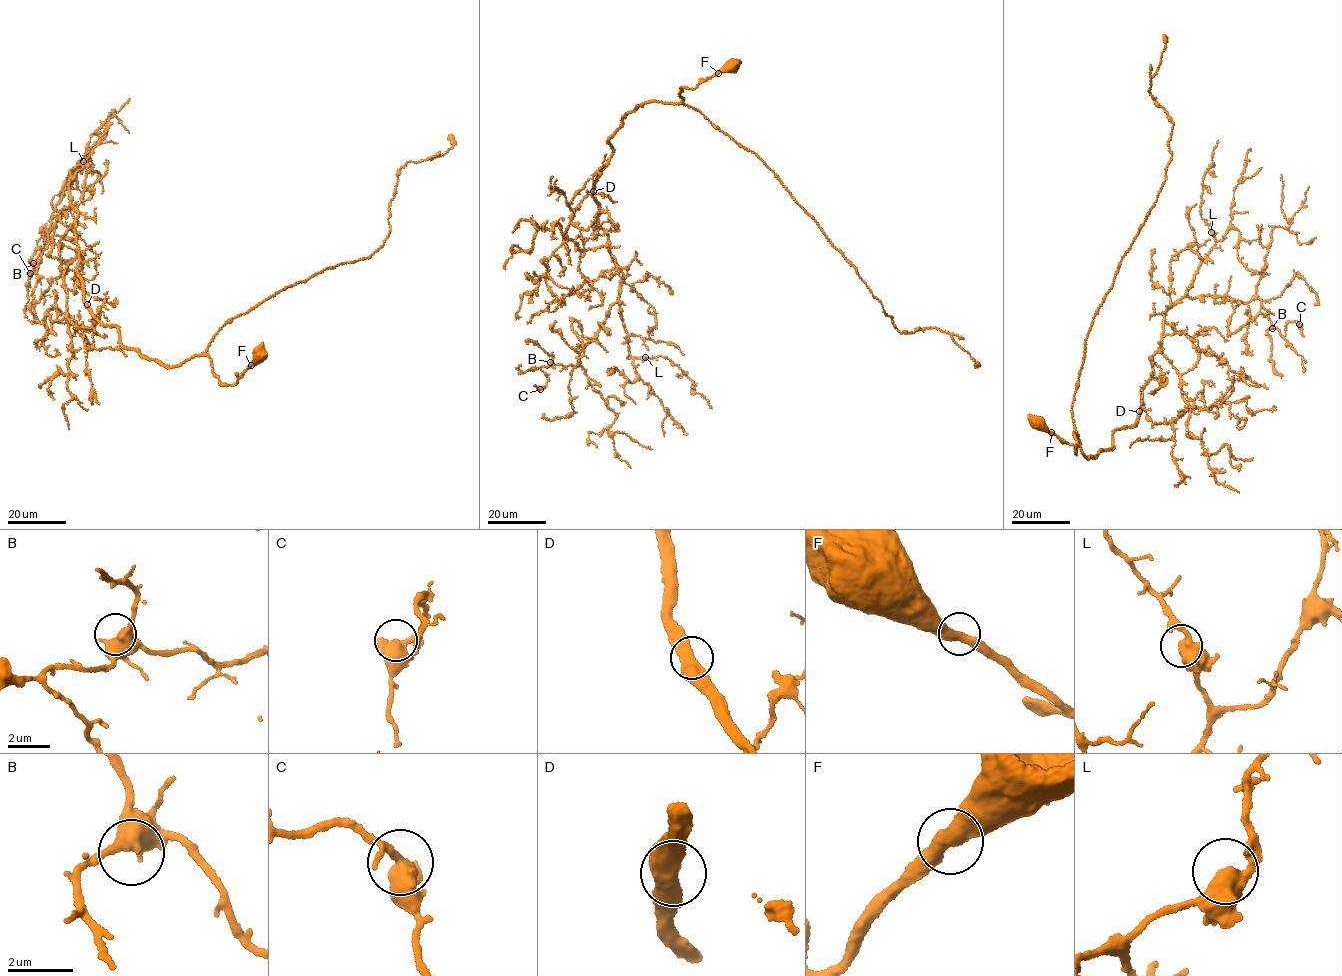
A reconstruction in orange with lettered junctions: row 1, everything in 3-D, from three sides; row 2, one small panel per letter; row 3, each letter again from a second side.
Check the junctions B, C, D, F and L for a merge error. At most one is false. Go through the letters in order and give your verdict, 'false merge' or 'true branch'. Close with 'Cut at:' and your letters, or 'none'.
B: true branch
C: true branch
D: true branch
F: true branch
L: true branch
Cut at: none

